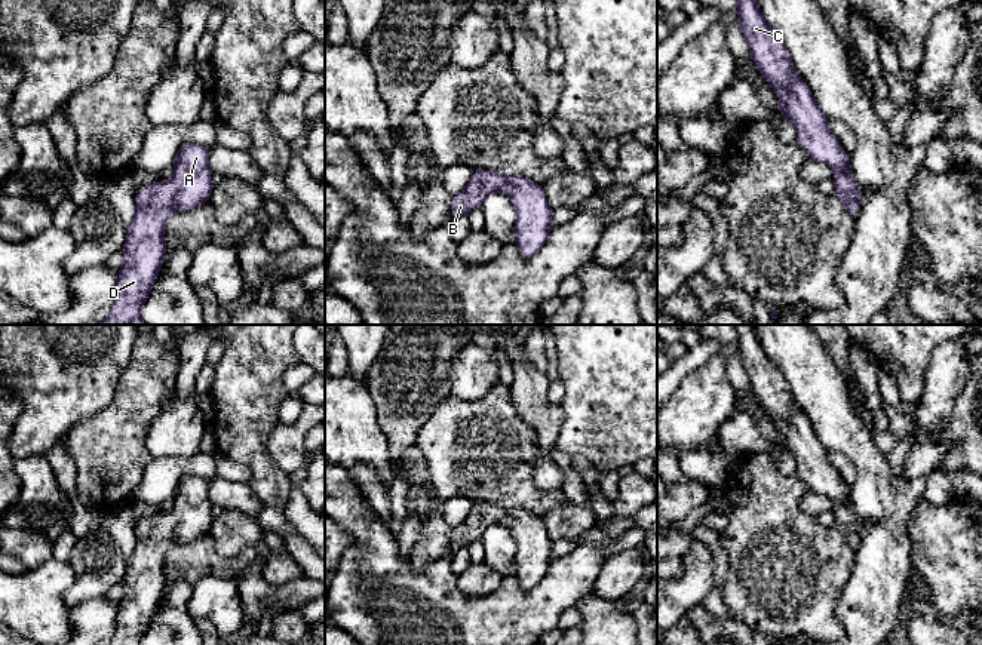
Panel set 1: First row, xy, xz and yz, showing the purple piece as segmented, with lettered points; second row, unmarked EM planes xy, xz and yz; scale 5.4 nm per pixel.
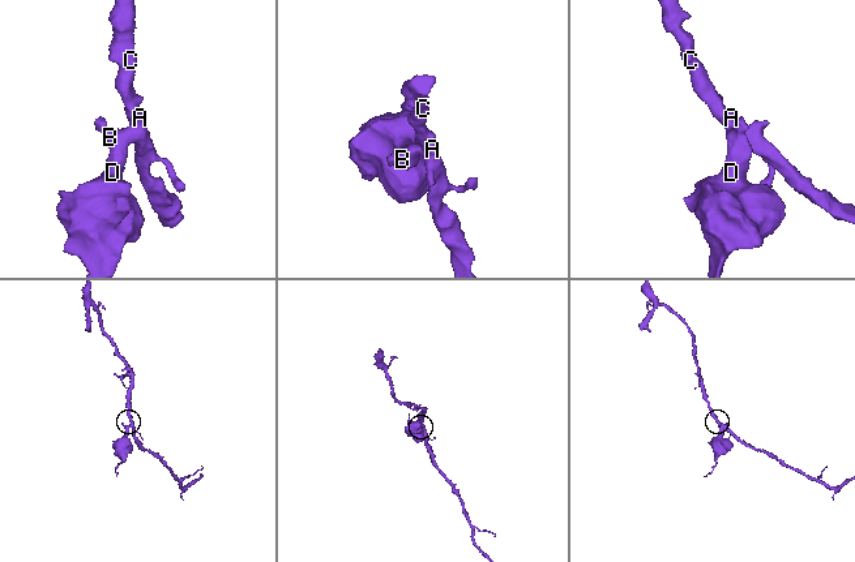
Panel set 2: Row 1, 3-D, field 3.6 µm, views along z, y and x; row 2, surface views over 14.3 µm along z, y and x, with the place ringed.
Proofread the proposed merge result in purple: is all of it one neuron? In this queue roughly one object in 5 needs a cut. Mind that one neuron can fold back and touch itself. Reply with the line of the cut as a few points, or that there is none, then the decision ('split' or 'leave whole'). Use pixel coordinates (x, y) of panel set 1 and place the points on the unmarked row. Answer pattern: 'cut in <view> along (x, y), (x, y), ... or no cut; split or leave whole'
no cut; leave whole

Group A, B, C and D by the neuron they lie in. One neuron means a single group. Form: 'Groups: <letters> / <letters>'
Groups: A B C D

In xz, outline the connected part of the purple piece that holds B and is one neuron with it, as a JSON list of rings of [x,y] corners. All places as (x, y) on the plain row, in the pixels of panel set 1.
[[[485,501],[475,503],[466,519],[452,526],[451,550],[467,547],[482,540],[492,525],[506,525],[516,541],[515,577],[524,590],[533,590],[544,578],[552,563],[553,541],[546,532],[543,519],[521,507],[504,509]]]

